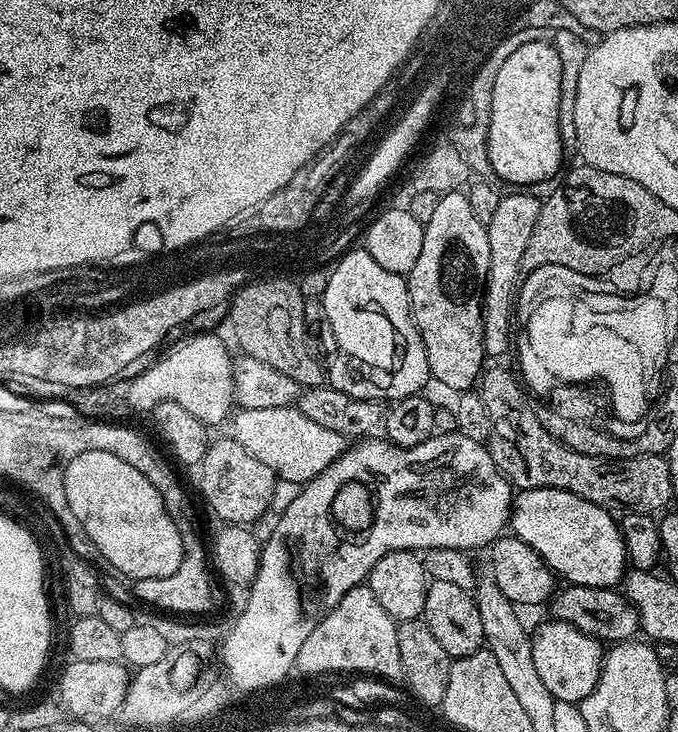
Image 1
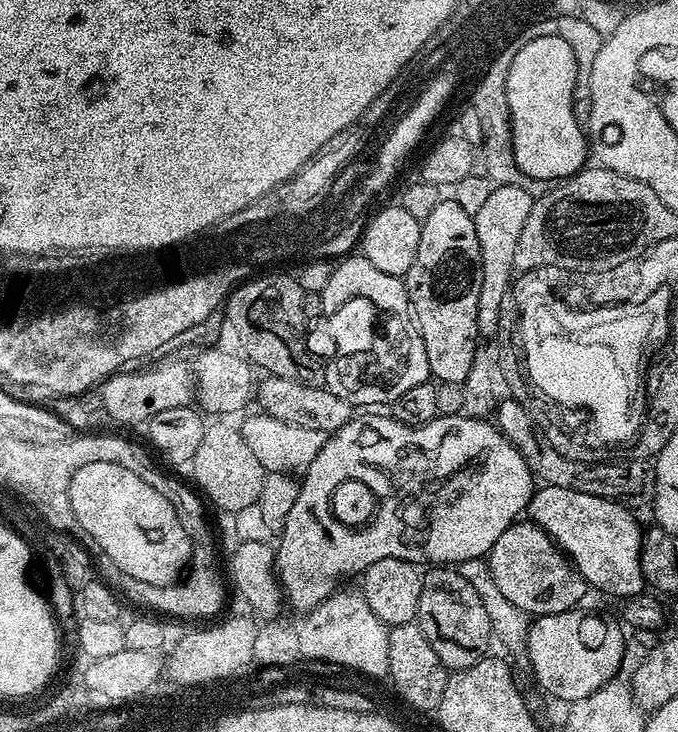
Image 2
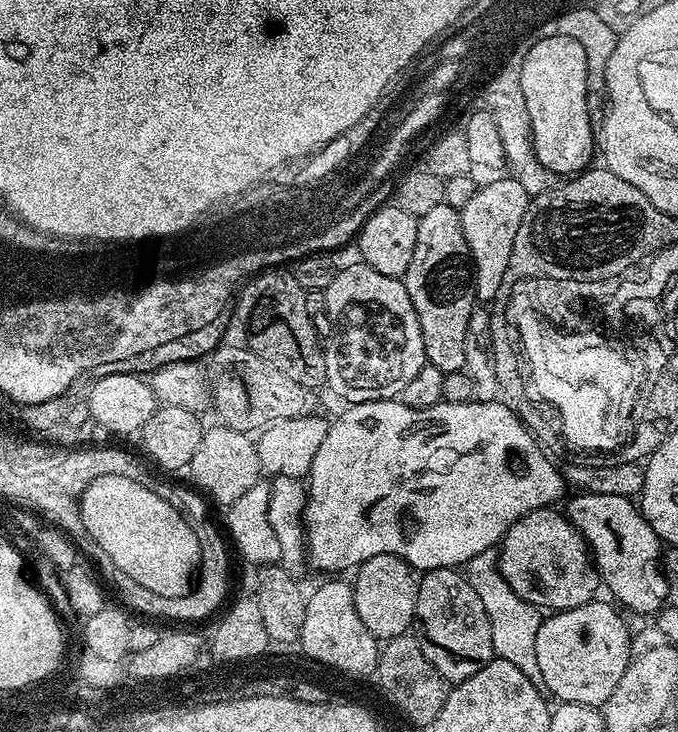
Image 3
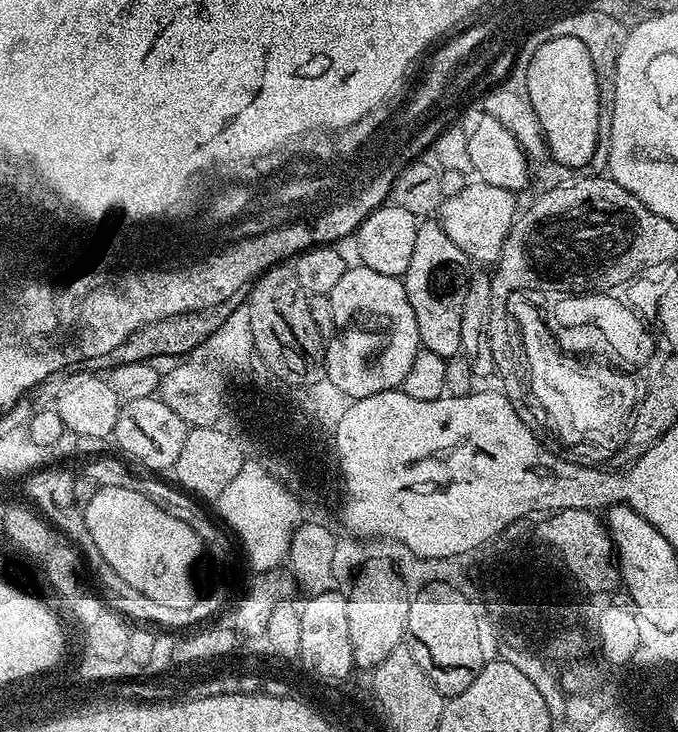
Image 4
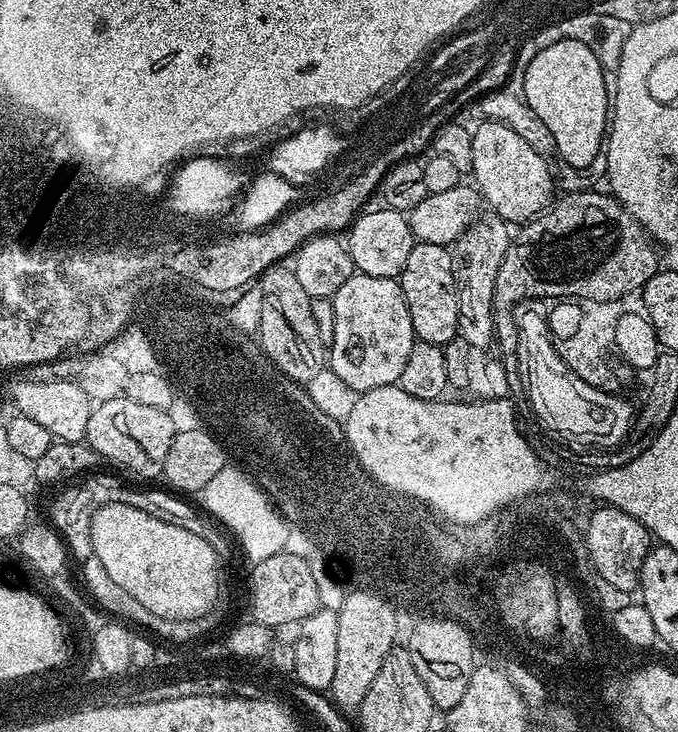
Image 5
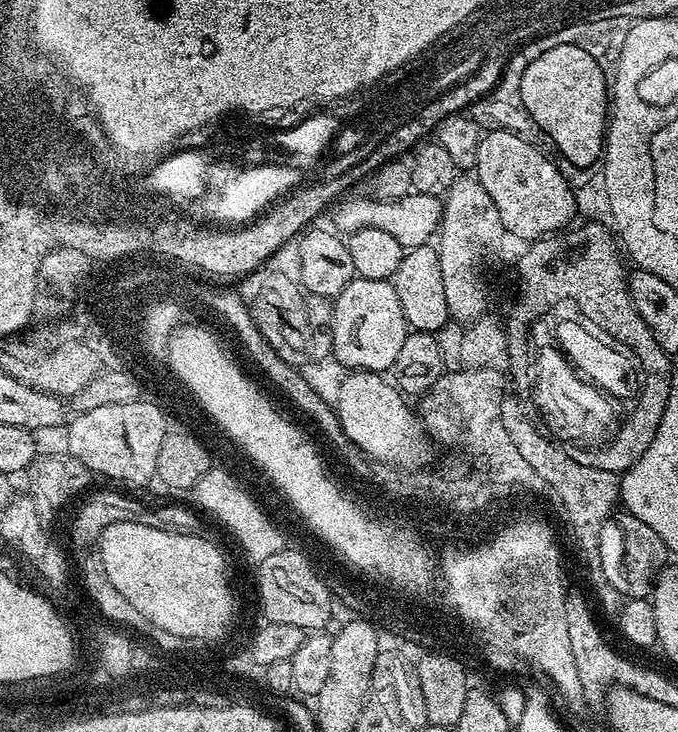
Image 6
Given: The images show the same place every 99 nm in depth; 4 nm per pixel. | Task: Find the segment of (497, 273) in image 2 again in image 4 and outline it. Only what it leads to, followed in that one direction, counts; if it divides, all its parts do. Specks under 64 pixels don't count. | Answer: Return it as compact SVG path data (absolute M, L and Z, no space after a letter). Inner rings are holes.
M481 182L473 183L465 183L464 189L461 192L447 197L441 203L438 209L438 219L442 230L446 230L446 234L450 234L454 246L458 246L463 250L468 256L469 261L476 263L477 260L480 266L492 266L500 259L502 246L506 242L506 238L512 229L512 224L518 215L518 207L516 208L517 197L513 193L503 189L502 186L492 186Z

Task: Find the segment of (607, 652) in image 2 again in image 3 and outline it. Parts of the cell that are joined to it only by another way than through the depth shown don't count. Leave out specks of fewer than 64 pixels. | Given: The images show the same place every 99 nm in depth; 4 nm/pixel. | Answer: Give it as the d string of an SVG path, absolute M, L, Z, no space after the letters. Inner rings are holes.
M597 598L565 612L553 611L541 619L534 654L538 654L538 670L542 670L548 691L557 701L600 708L626 673L630 659L628 628L617 609L602 600Z

